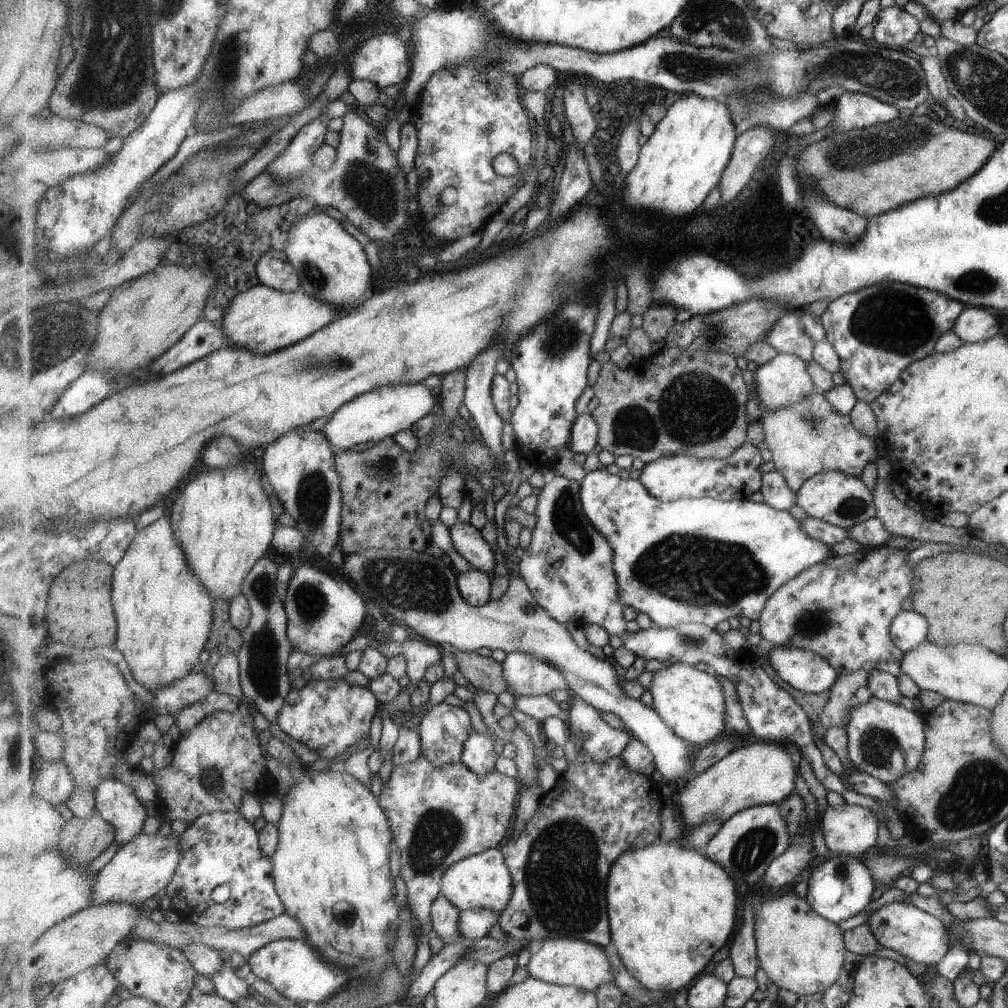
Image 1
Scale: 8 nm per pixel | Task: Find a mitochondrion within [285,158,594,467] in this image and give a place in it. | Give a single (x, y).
(559, 340)

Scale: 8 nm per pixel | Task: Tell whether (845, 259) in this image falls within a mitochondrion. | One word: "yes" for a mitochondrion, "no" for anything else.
no

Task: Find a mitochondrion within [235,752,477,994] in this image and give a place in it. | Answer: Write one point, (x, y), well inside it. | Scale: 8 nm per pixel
(437, 834)

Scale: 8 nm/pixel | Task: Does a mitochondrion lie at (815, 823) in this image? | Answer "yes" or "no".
no

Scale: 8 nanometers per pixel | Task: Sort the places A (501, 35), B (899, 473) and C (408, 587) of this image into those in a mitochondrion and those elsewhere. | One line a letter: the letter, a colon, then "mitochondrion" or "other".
A: other
B: other
C: mitochondrion

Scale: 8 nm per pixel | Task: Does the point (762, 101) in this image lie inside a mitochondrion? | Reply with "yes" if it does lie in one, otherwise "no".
yes

